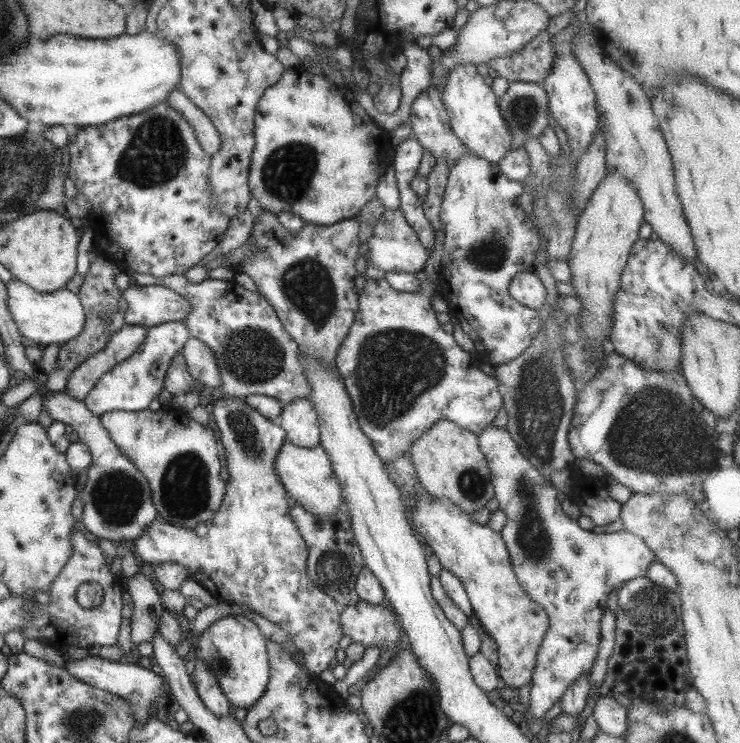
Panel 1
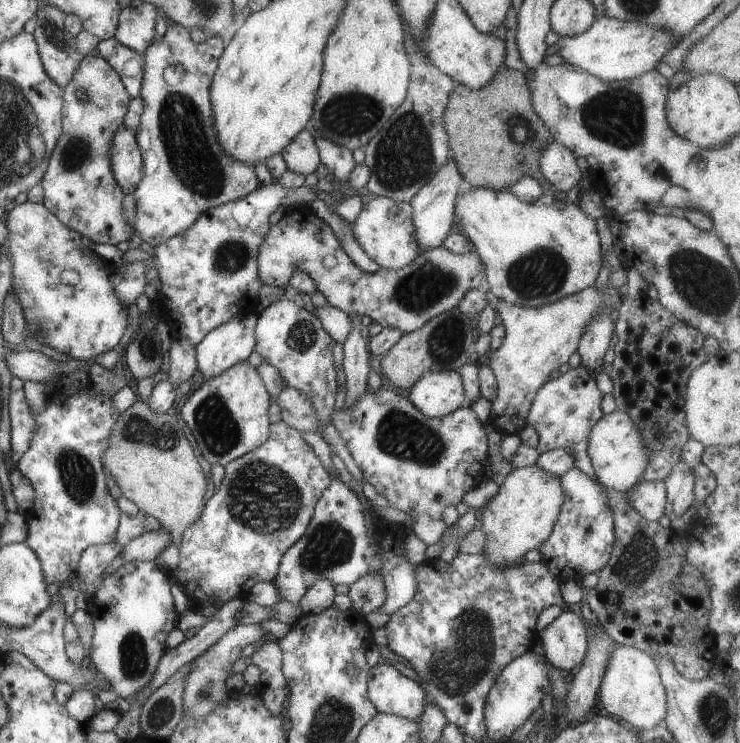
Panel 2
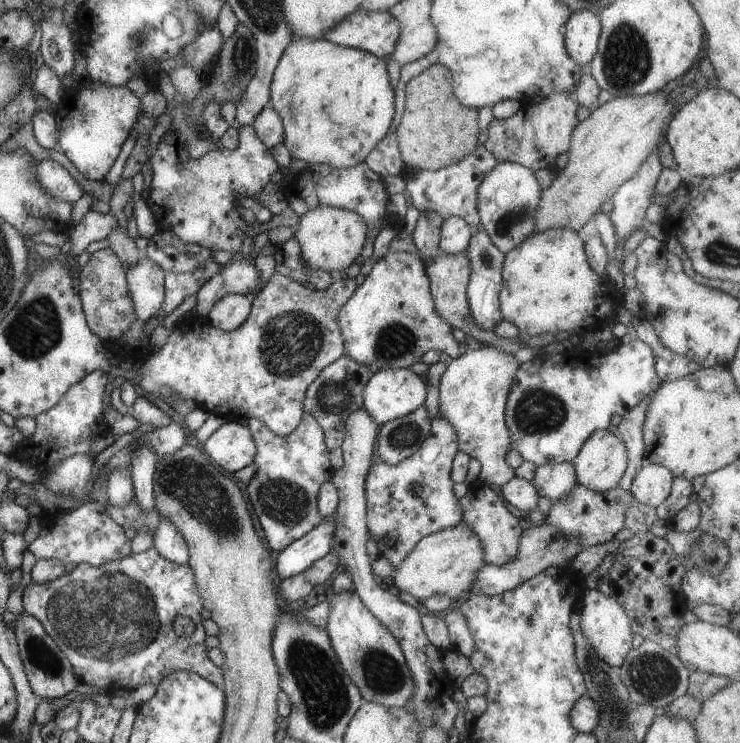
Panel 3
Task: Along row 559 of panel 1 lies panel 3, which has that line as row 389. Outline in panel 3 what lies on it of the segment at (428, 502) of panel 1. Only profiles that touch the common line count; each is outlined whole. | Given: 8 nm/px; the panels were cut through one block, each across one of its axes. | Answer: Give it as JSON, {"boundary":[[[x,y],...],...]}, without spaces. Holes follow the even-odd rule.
{"boundary":[[[483,346],[452,359],[440,380],[439,412],[456,430],[459,450],[482,463],[479,480],[486,486],[502,486],[515,477],[515,469],[505,460],[512,442],[505,412],[519,366],[514,354],[498,352],[494,346]]]}

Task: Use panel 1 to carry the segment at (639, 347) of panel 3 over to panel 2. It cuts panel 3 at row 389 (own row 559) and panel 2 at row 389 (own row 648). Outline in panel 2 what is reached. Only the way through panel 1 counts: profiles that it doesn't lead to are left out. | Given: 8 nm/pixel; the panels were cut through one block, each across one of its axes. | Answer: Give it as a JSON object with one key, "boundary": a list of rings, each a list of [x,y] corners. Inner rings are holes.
{"boundary":[[[579,366],[569,369],[556,379],[546,381],[538,390],[531,404],[527,424],[534,425],[538,431],[538,452],[543,453],[557,448],[568,449],[574,457],[575,467],[585,472],[597,482],[587,448],[592,427],[602,416],[600,402],[602,392],[596,387],[596,375],[587,368]]]}

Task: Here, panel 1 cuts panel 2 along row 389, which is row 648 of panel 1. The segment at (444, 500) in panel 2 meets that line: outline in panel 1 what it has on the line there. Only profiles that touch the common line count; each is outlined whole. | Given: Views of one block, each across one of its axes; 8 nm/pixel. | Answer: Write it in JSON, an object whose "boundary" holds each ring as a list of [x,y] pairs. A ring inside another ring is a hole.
{"boundary":[[[359,600],[357,604],[350,604],[346,609],[342,609],[340,623],[343,635],[350,636],[351,642],[360,643],[364,648],[378,647],[383,651],[384,648],[390,648],[396,645],[398,640],[402,640],[402,626],[394,610],[387,603],[375,606]]]}

